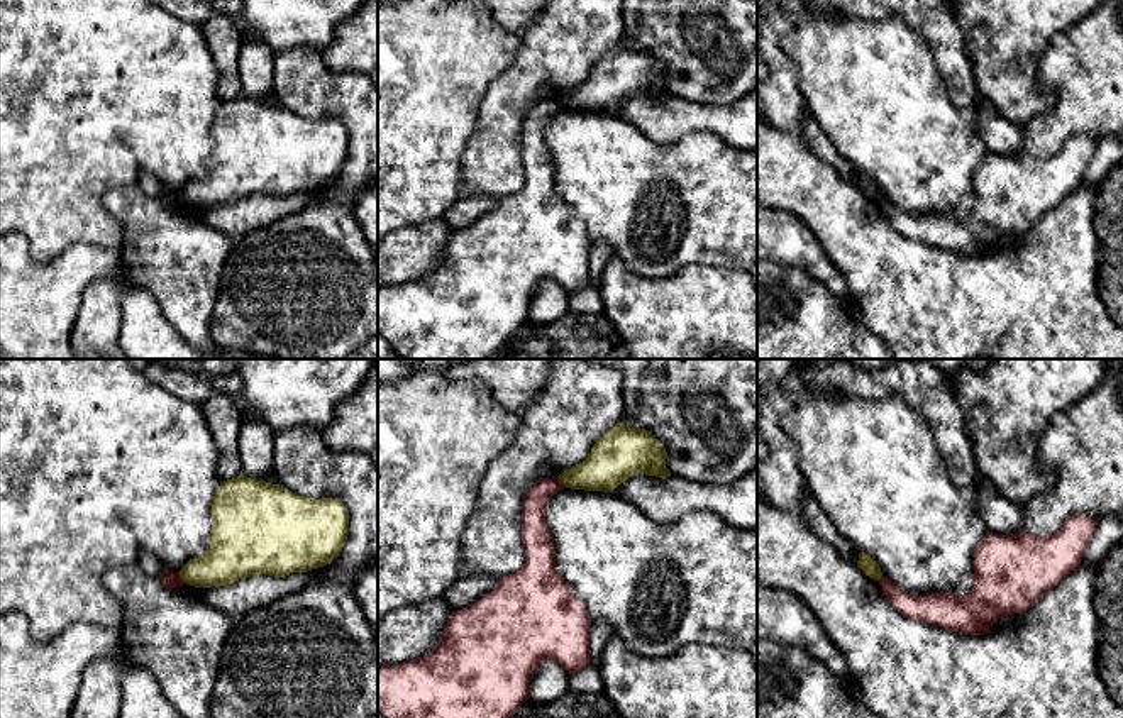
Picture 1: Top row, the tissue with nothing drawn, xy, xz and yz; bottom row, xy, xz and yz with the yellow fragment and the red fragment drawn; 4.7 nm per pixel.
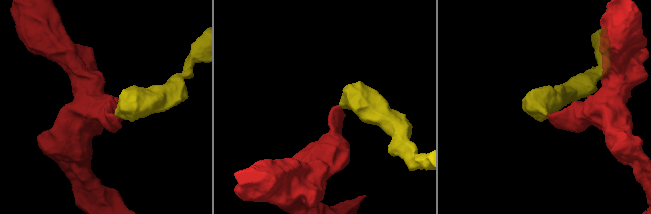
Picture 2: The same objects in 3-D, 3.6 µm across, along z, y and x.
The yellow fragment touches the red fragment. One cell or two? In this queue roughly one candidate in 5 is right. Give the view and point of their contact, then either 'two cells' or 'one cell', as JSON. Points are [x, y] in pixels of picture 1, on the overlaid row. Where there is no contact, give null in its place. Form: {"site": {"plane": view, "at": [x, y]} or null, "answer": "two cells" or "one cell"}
{"site": {"plane": "xy", "at": [182, 578]}, "answer": "two cells"}

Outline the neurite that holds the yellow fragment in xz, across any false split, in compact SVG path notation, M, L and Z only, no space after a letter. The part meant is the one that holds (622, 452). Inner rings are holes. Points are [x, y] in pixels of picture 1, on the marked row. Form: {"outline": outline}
{"outline": "M620 422L593 445L581 464L557 478L571 489L608 493L632 476L671 476L666 457L667 452L656 435Z"}

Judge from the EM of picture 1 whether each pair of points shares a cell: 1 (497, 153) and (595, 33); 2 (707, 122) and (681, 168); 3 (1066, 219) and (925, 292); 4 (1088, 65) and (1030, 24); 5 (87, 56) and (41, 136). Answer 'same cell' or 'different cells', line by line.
1: same cell
2: different cells
3: same cell
4: different cells
5: different cells

